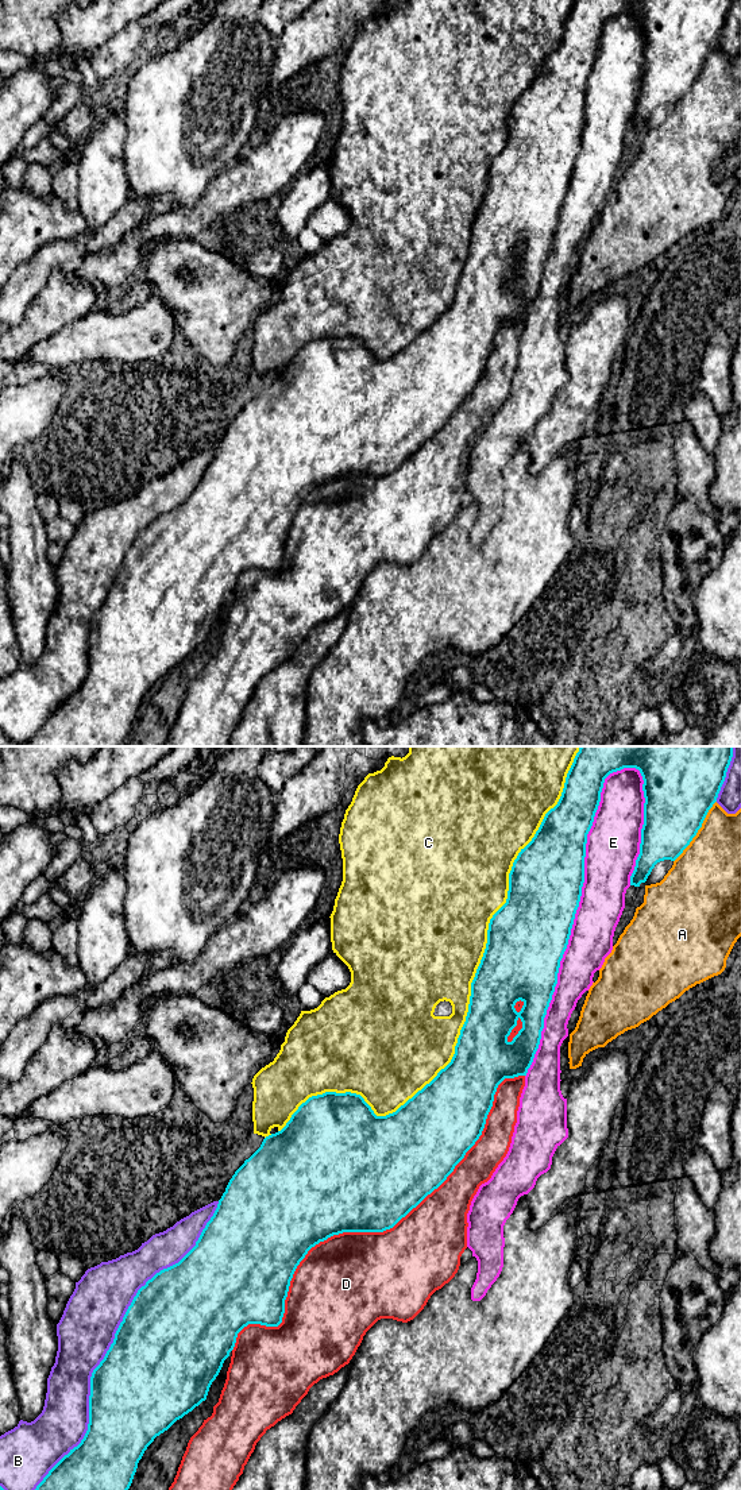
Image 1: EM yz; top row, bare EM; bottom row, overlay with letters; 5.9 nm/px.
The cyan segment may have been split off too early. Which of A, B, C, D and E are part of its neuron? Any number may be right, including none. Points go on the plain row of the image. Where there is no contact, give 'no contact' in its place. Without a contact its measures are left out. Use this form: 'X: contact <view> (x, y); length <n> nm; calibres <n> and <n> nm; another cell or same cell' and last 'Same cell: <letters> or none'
A: contact yz (697, 76); length 440 nm; calibres 400 and 380 nm; another cell
B: contact yz (107, 597); length 2150 nm; calibres 500 and 340 nm; another cell
C: contact yz (470, 242); length 2850 nm; calibres 340 and 400 nm; another cell
D: contact yz (371, 475); length 2350 nm; calibres 500 and 500 nm; another cell
E: contact yz (575, 157); length 1950 nm; calibres 440 and 260 nm; another cell
Same cell: none

